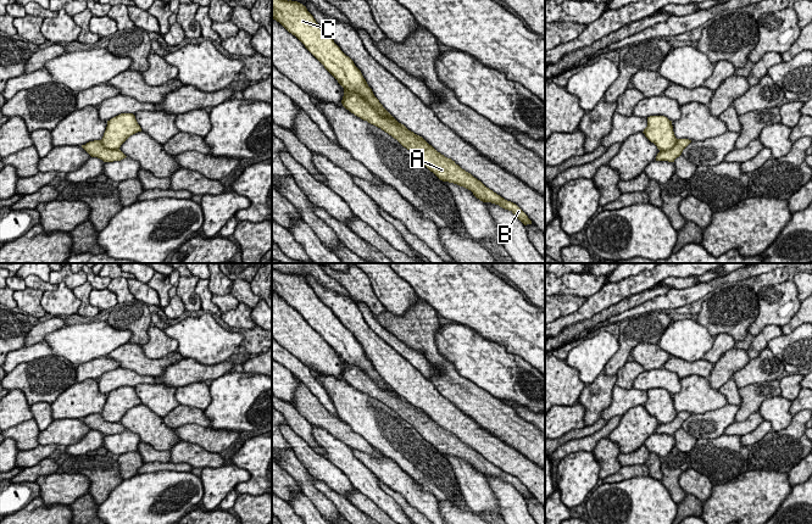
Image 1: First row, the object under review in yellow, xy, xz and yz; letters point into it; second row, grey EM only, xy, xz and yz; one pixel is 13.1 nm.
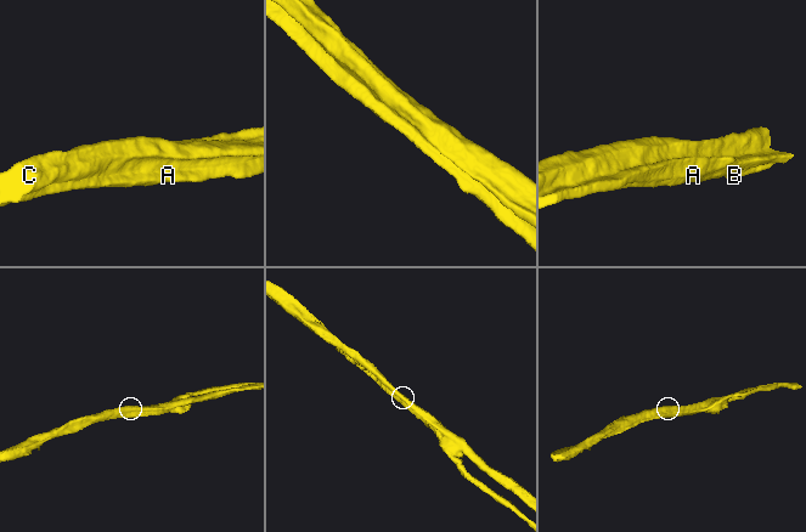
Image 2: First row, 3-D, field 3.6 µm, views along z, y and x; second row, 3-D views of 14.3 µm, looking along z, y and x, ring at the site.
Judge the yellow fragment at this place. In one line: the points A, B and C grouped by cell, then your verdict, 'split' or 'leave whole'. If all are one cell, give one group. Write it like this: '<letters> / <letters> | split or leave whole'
A B / C | split

